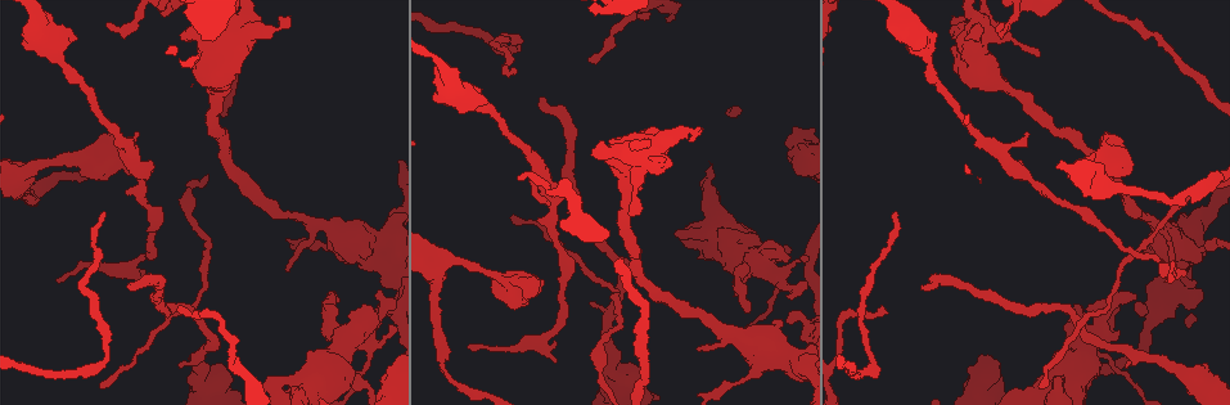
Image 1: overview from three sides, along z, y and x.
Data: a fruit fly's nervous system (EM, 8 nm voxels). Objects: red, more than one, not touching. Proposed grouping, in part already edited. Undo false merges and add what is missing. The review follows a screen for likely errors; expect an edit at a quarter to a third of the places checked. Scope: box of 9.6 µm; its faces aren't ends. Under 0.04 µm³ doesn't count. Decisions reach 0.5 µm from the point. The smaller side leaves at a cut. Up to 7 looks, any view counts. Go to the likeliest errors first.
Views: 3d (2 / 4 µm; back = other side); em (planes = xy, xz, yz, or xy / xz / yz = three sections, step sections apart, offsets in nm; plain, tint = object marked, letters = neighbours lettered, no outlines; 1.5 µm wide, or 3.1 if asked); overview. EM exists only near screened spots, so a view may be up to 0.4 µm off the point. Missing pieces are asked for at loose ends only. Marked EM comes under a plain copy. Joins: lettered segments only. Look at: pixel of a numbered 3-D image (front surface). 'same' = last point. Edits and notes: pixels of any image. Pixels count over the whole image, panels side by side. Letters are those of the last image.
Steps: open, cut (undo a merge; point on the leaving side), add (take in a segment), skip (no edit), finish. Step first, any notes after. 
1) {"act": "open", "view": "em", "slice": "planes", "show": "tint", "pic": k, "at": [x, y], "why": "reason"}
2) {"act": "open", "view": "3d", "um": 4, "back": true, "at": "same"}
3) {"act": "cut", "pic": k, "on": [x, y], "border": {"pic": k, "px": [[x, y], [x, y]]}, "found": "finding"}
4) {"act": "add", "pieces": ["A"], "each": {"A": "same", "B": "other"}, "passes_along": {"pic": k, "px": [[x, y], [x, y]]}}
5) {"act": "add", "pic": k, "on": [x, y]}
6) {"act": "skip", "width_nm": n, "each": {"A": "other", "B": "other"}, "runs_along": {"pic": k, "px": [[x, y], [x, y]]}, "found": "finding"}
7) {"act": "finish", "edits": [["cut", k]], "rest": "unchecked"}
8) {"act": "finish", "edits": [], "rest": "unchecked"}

{"act": "open", "view": "em", "slice": "xy", "step": 8, "show": "letters", "pic": 1, "at": [921, 289], "why": "long arm stops here"}

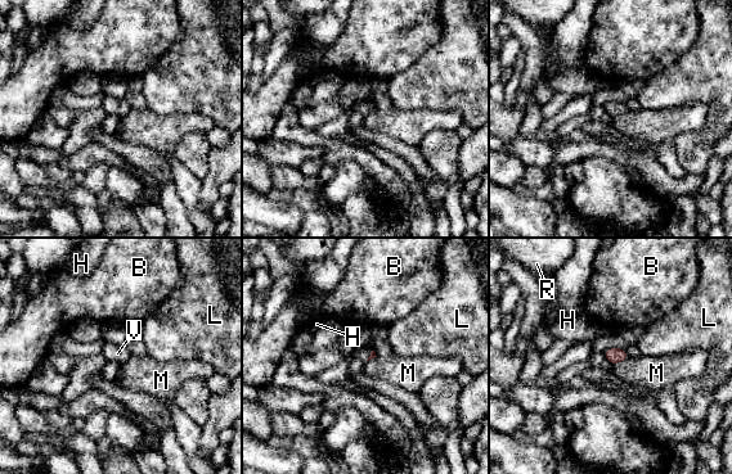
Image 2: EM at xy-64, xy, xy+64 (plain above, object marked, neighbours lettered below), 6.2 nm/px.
{"act": "open", "view": "em", "slice": "planes", "show": "letters", "at": "same", "why": "another direction"}

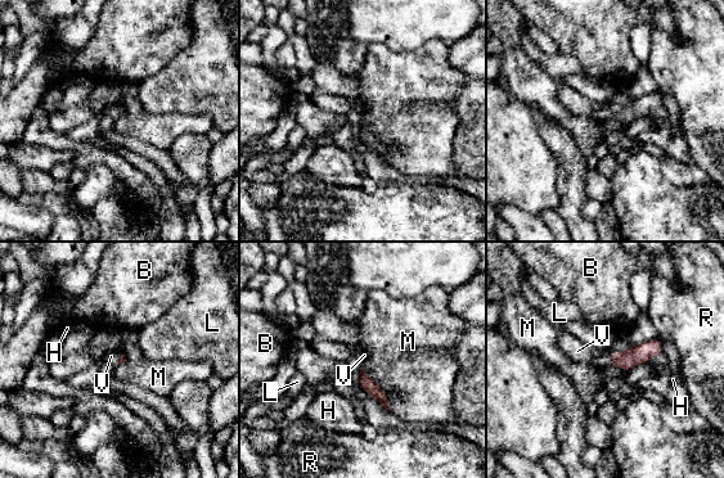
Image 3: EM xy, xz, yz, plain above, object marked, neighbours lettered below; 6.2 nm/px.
{"act": "add", "pieces": ["V"], "each": {"B": "other", "H": "other", "L": "other", "M": "other", "R": "other", "V": "same"}, "passes_along": {"pic": 3, "px": [[635, 355], [612, 357], [578, 351]]}, "found": "it goes on there"}

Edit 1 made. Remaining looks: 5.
{"act": "open", "view": "3d", "um": 4, "pic": 1, "at": [630, 216], "why": "free end"}

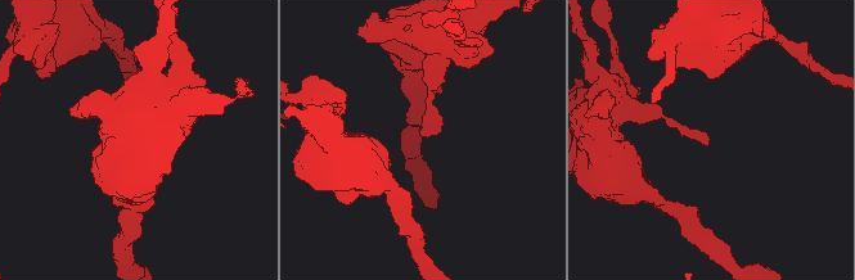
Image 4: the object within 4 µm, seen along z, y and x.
{"act": "open", "view": "em", "slice": "planes", "show": "letters", "pic": 4, "at": [709, 140], "why": "need the tissue"}

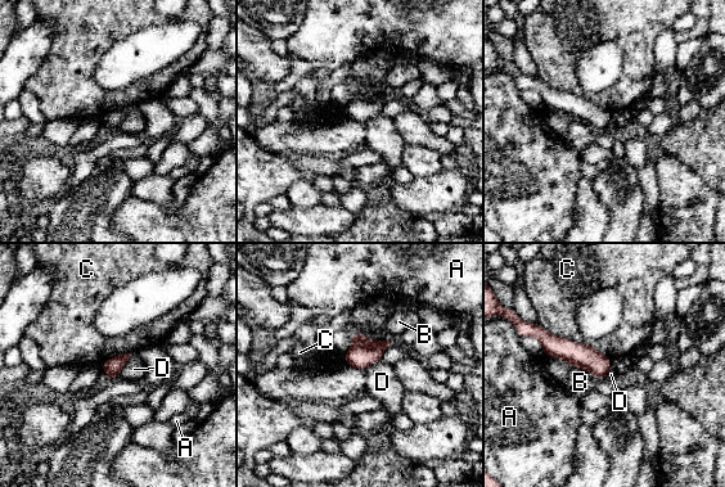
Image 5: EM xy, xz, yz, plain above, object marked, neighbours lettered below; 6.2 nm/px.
{"act": "skip", "each": {"A": "other", "B": "other", "C": "other", "D": "other"}, "runs_along": {"pic": 5, "px": [[537, 334], [585, 356], [603, 374]]}, "found": "none of them fits"}

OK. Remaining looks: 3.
{"act": "open", "view": "3d", "um": 4, "pic": 1, "at": [1171, 281], "why": "thin end"}

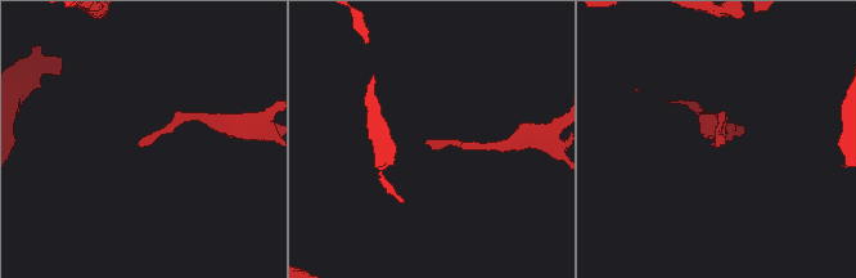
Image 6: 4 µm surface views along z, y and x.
{"act": "open", "view": "em", "slice": "yz", "step": 8, "show": "tint", "pic": 6, "at": [425, 144]}

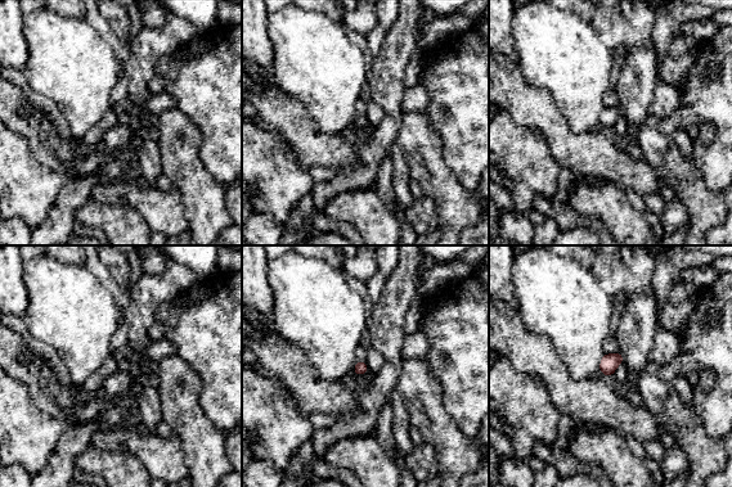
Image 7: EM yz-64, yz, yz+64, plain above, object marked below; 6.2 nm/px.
{"act": "open", "view": "em", "slice": "yz", "step": 8, "show": "letters", "at": "same", "why": "see the neighbours"}

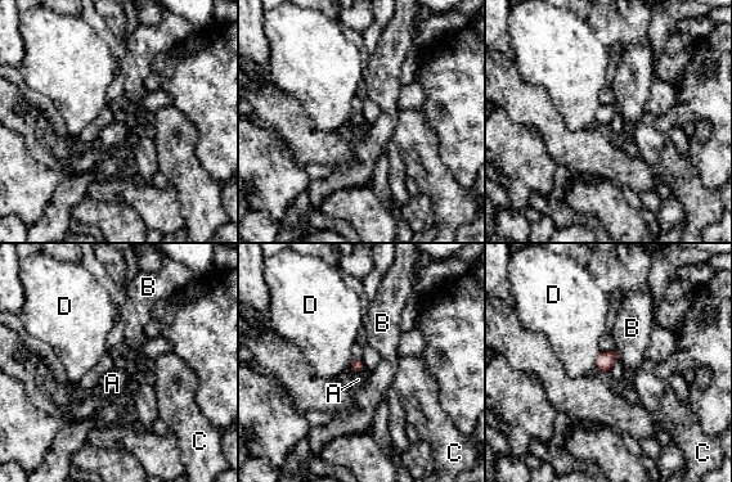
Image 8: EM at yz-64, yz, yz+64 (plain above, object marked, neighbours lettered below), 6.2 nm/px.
{"act": "skip", "each": {"A": "other", "B": "other", "C": "other", "D": "other"}, "border": {"pic": 8, "px": [[363, 369], [353, 374]]}, "found": "none of them fits"}

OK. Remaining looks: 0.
{"act": "finish", "edits": [["add", 3]], "rest": "unchecked"}

